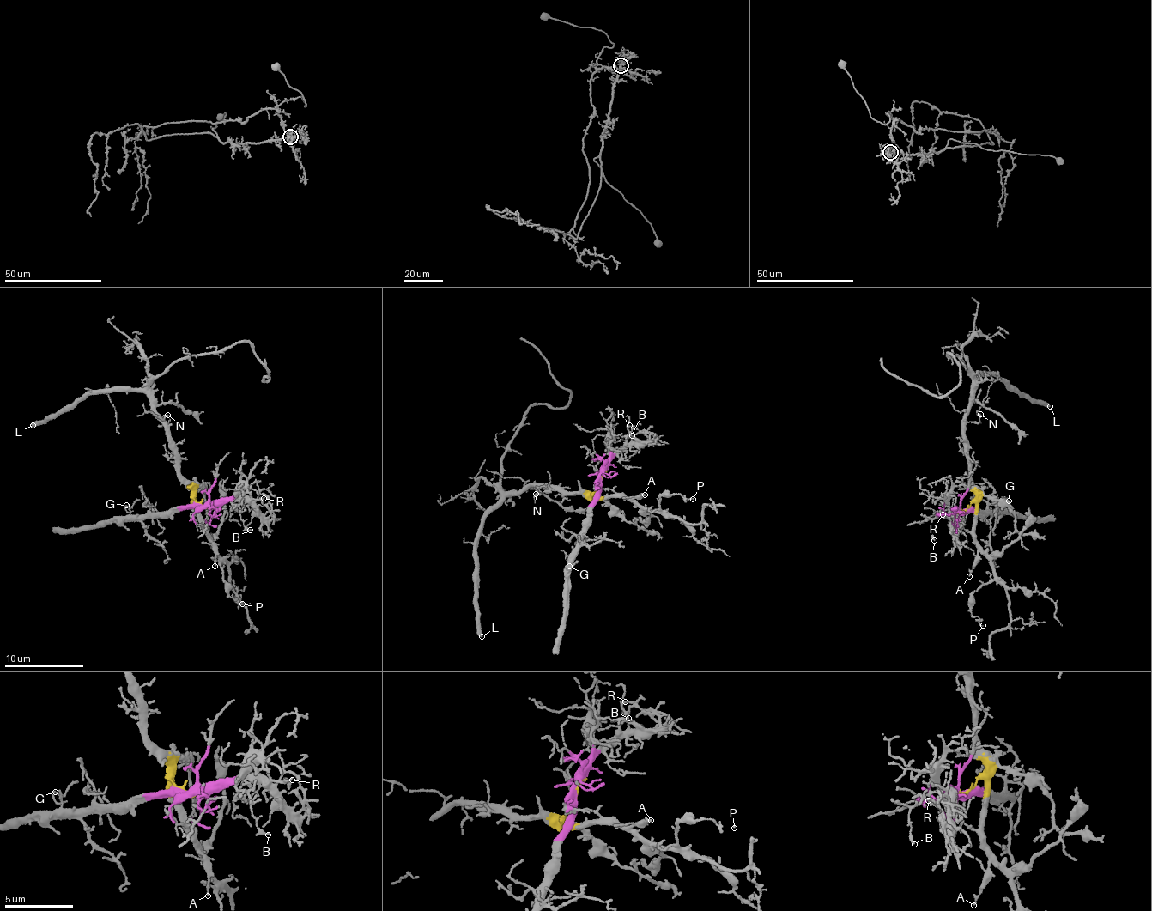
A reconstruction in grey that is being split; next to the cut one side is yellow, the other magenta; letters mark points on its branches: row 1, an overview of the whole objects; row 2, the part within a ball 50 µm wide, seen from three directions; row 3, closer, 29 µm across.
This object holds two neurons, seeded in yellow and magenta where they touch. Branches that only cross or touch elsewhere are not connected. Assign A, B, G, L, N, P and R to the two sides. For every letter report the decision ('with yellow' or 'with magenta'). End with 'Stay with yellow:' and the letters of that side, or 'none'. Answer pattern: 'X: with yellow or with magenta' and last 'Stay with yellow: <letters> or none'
A: with yellow
B: with magenta
G: with magenta
L: with yellow
N: with yellow
P: with yellow
R: with magenta
Stay with yellow: A, L, N, P

